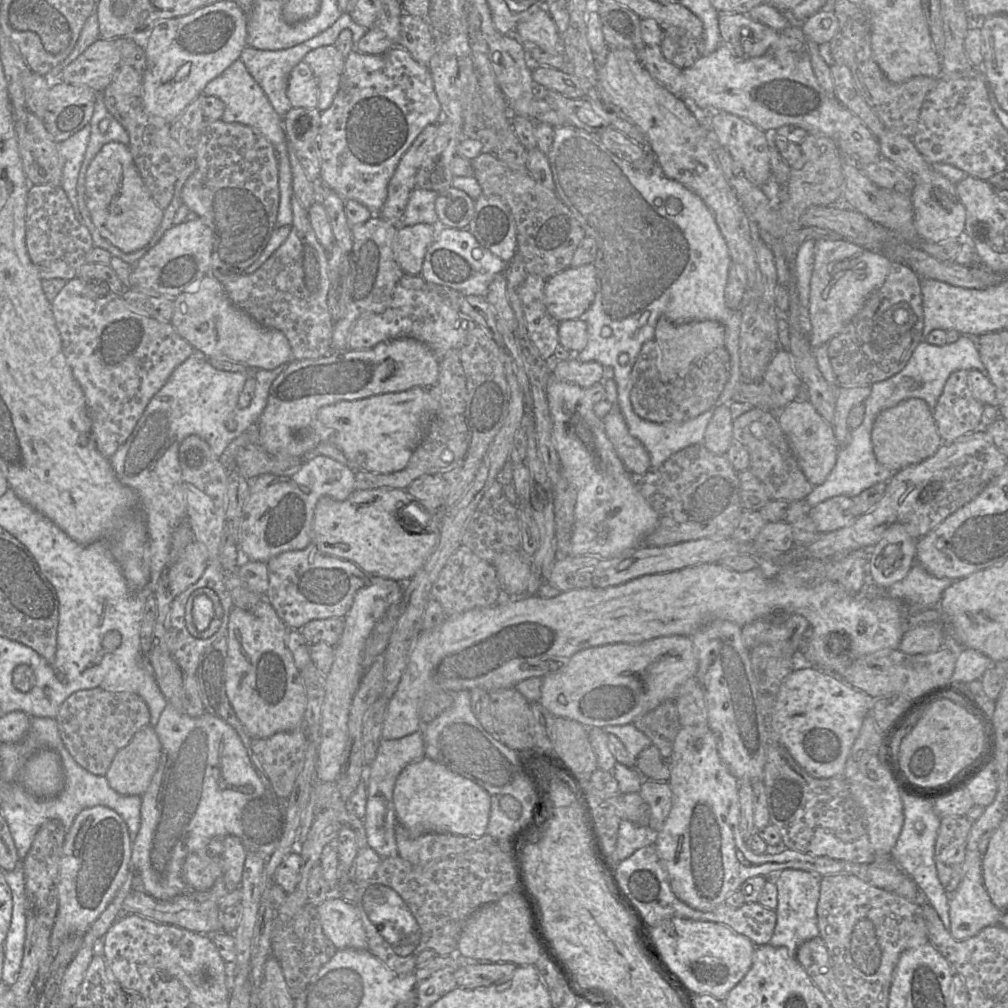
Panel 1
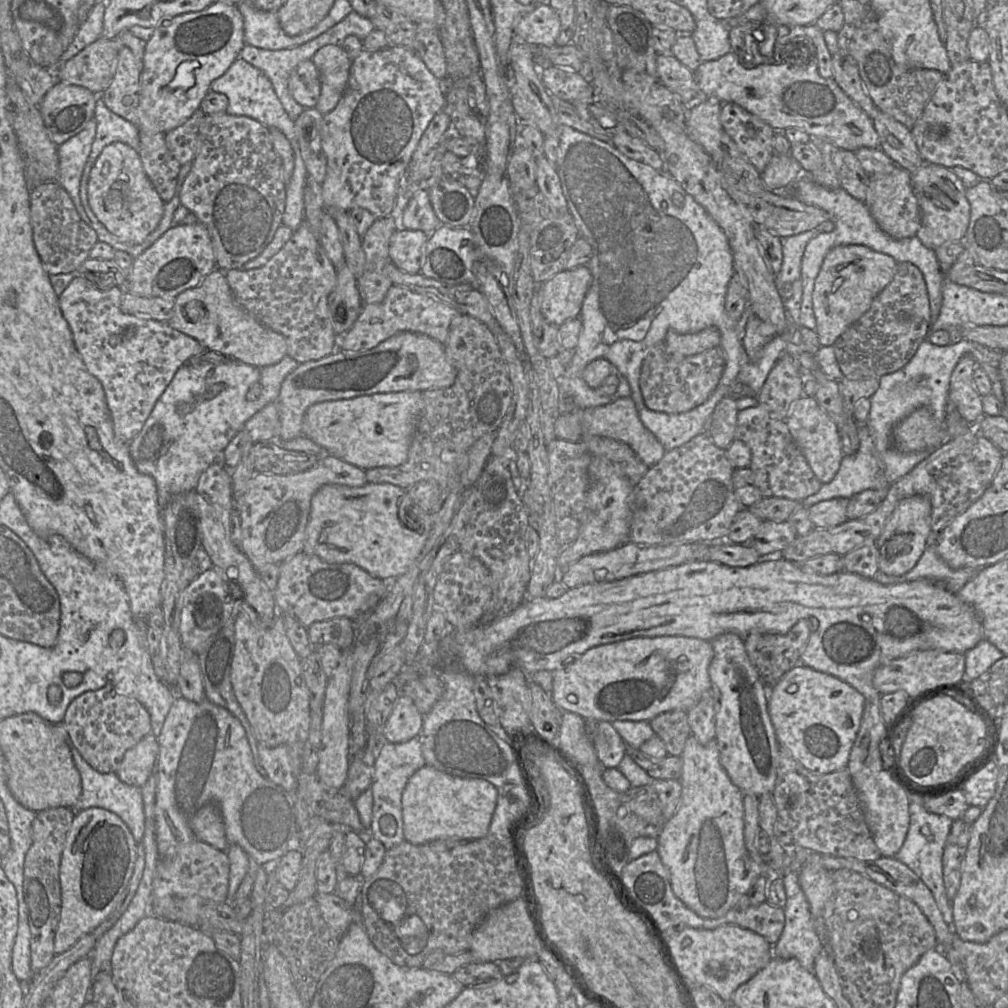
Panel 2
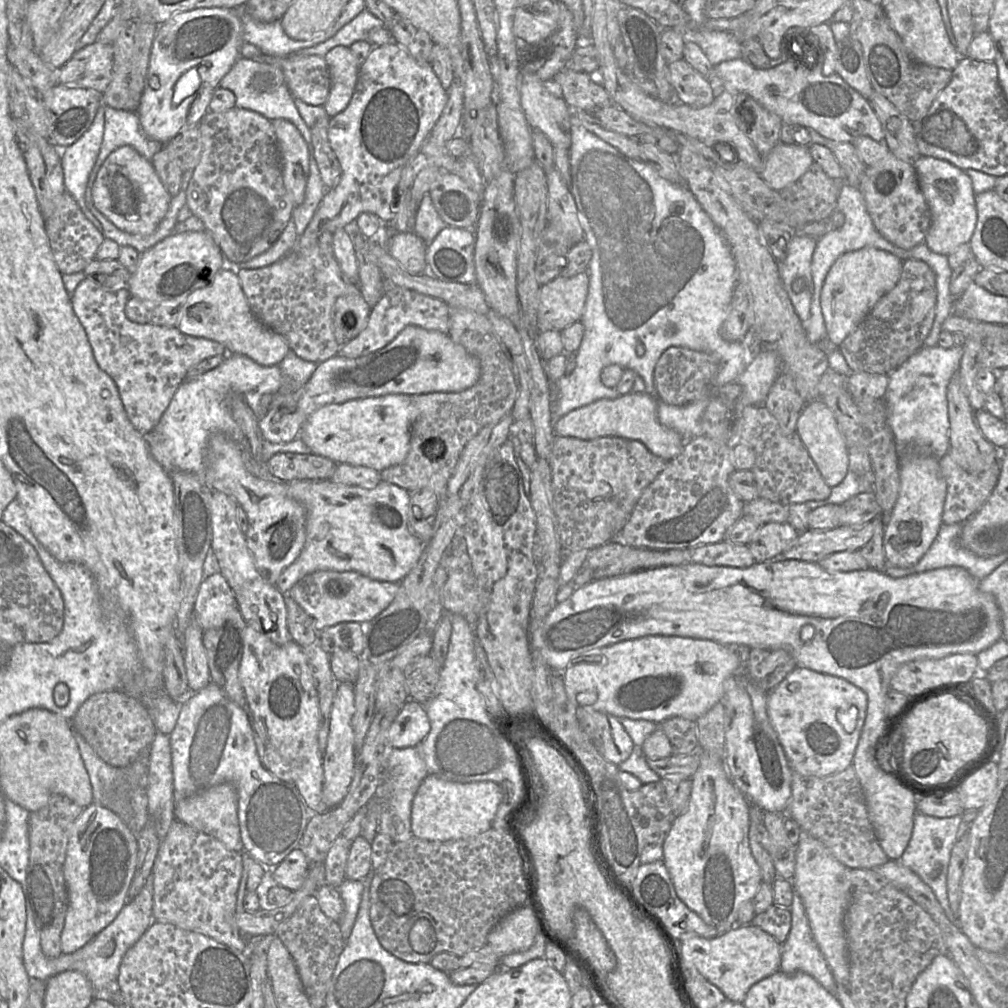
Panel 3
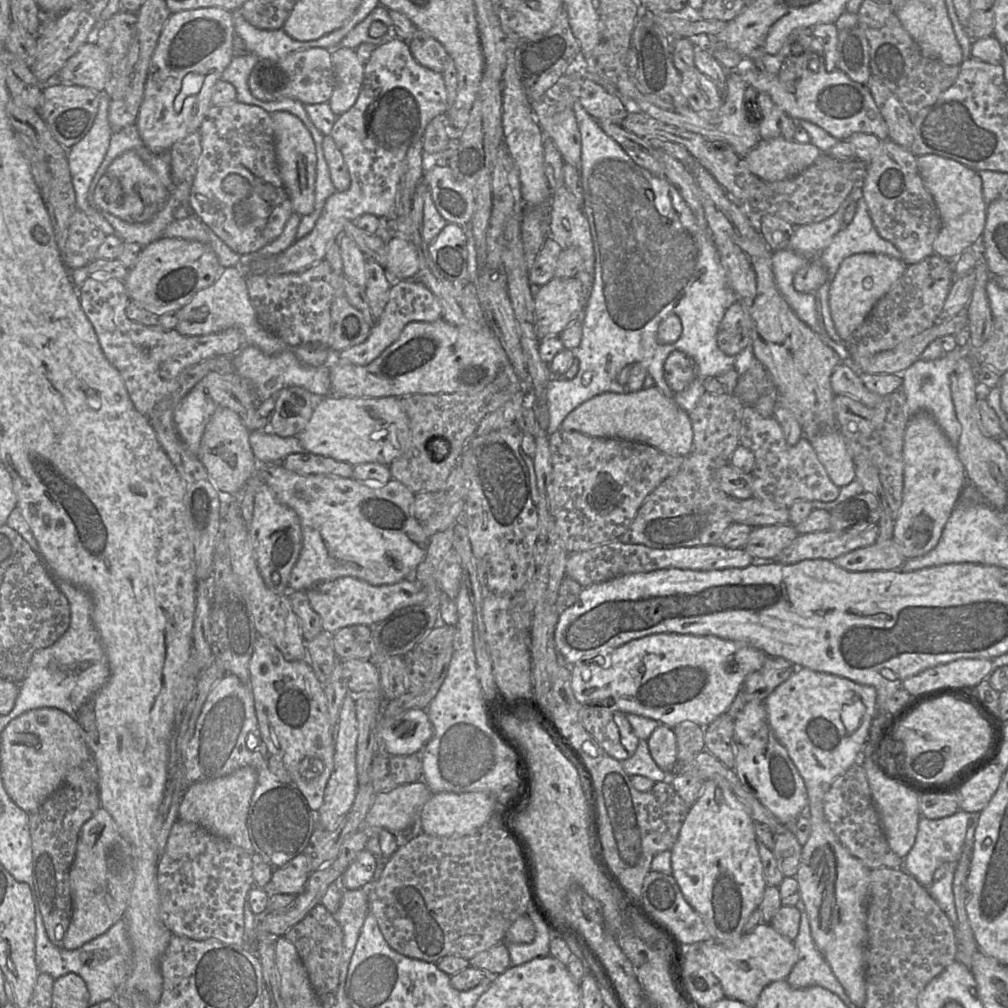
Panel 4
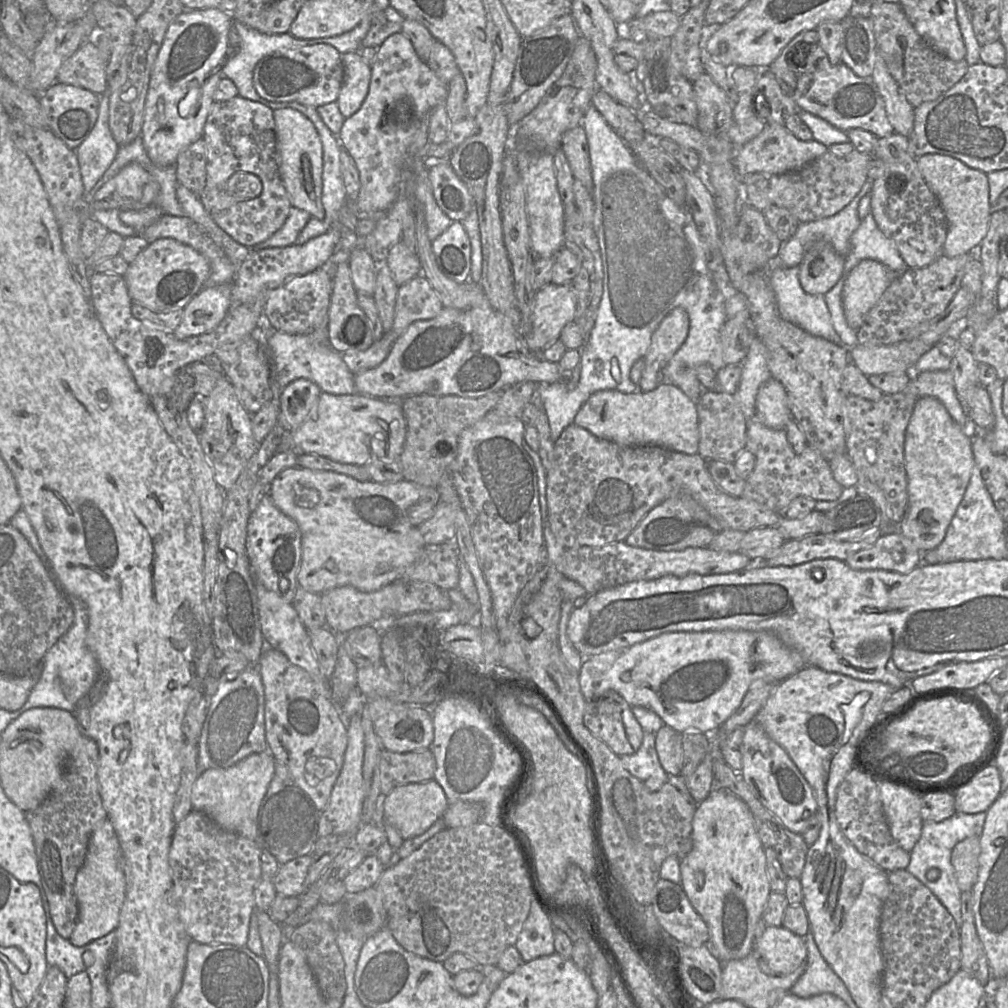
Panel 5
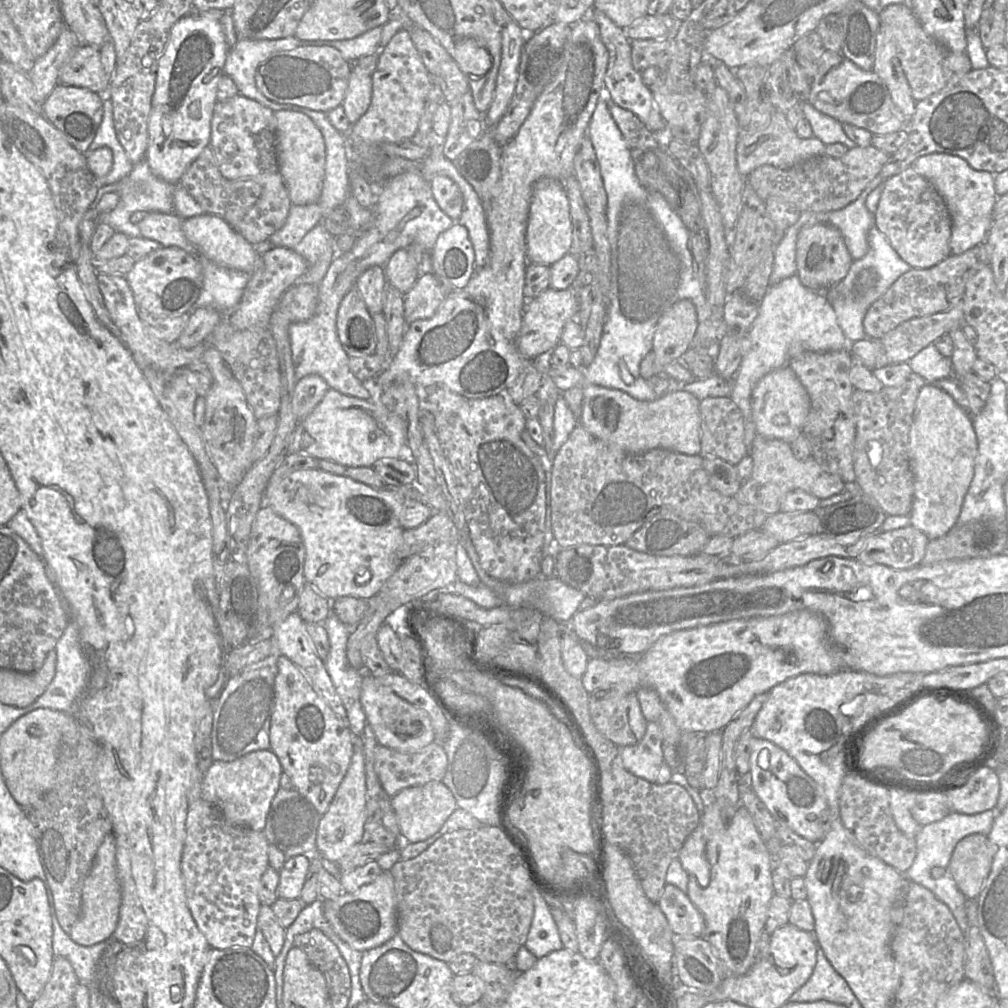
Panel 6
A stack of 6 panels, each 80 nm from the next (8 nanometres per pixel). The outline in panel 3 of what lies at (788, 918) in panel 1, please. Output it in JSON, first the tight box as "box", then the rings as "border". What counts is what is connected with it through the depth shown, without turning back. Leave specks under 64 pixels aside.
{"box":[780,889,837,995],"border":[[[795,889],[789,910],[791,929],[786,941],[781,945],[780,970],[786,974],[807,973],[835,995],[837,983],[813,937],[805,907]]]}

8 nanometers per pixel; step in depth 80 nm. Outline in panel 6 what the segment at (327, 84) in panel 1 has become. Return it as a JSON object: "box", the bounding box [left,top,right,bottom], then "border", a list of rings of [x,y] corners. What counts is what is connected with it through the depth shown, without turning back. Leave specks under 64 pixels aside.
{"box":[341,62,372,124],"border":[[[355,62],[348,81],[348,87],[341,106],[351,124],[368,110],[372,98],[372,75],[359,68]]]}

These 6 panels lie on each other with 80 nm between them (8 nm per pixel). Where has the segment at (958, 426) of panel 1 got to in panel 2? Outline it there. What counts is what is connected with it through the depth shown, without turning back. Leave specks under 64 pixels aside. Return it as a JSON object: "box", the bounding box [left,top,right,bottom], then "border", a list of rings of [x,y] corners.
{"box":[948,355,984,425],"border":[[[964,355],[951,374],[948,390],[948,403],[954,404],[971,425],[984,415],[982,397],[973,383],[973,373],[977,367],[978,363],[972,355]]]}

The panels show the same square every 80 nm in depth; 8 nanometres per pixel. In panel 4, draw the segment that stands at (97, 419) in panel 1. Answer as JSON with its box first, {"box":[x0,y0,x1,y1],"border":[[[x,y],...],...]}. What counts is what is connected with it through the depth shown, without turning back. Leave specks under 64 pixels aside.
{"box":[79,273,245,420],"border":[[[103,273],[96,275],[104,275],[105,277],[93,278],[88,275],[79,288],[81,307],[93,325],[105,357],[120,373],[135,409],[149,420],[155,405],[177,390],[179,375],[185,368],[210,357],[232,356],[245,344],[245,338],[236,328],[228,328],[209,335],[184,336],[175,329],[151,328],[134,322],[126,315],[126,307],[130,298],[125,282]]]}

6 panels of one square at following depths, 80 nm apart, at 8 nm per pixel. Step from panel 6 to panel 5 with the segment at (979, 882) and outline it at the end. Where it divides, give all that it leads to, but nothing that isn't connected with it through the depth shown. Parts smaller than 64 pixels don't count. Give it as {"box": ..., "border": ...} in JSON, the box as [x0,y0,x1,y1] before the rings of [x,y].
{"box":[951,837,980,892],"border":[[[970,837],[956,844],[951,861],[962,892],[972,891],[979,872],[980,837]]]}

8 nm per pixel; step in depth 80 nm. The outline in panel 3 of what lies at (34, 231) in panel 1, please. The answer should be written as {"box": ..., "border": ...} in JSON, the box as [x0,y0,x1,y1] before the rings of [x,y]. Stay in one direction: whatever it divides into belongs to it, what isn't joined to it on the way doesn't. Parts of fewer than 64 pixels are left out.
{"box":[45,191,105,274],"border":[[[68,191],[55,199],[55,209],[45,219],[45,230],[55,263],[62,274],[83,271],[95,259],[95,253],[105,238],[102,232],[85,217]]]}

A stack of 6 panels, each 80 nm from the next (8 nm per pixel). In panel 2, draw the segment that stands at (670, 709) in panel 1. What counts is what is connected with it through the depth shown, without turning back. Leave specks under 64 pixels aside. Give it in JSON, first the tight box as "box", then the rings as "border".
{"box":[649,710,692,756],"border":[[[682,710],[664,712],[649,723],[655,735],[664,742],[668,755],[680,756],[687,738],[692,735],[687,712]]]}

